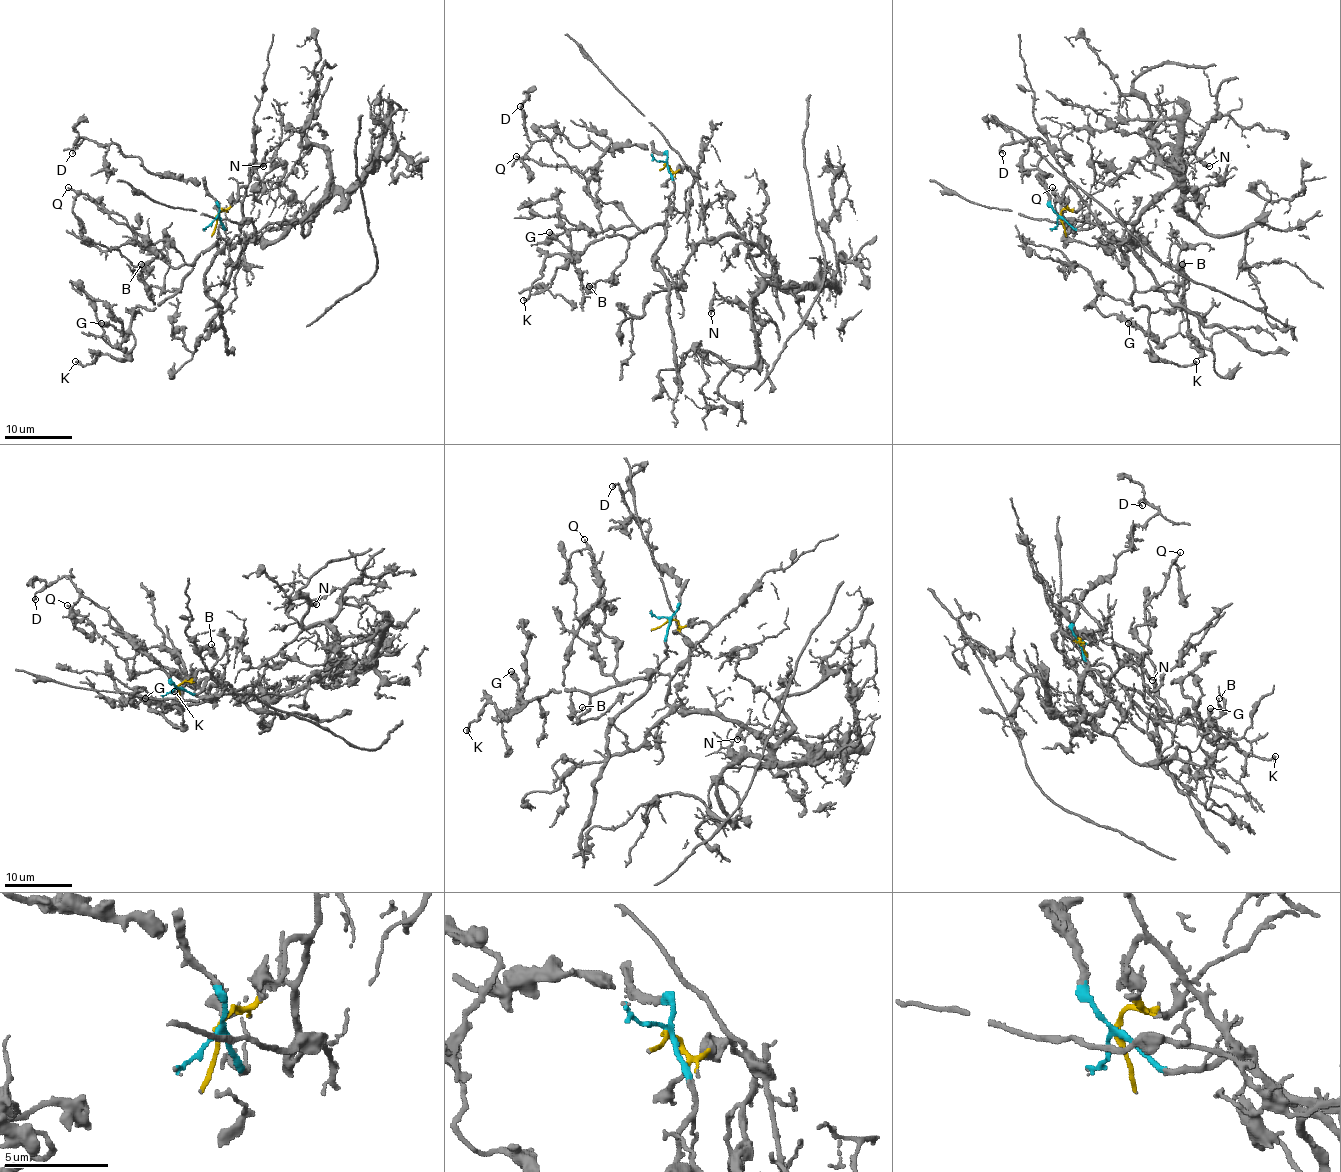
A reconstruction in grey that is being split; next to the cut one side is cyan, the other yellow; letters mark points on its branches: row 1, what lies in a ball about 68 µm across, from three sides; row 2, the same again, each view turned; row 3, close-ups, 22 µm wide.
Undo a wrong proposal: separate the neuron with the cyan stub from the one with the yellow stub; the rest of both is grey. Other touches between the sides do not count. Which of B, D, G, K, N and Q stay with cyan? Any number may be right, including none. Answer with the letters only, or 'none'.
B, D, G, K, Q

